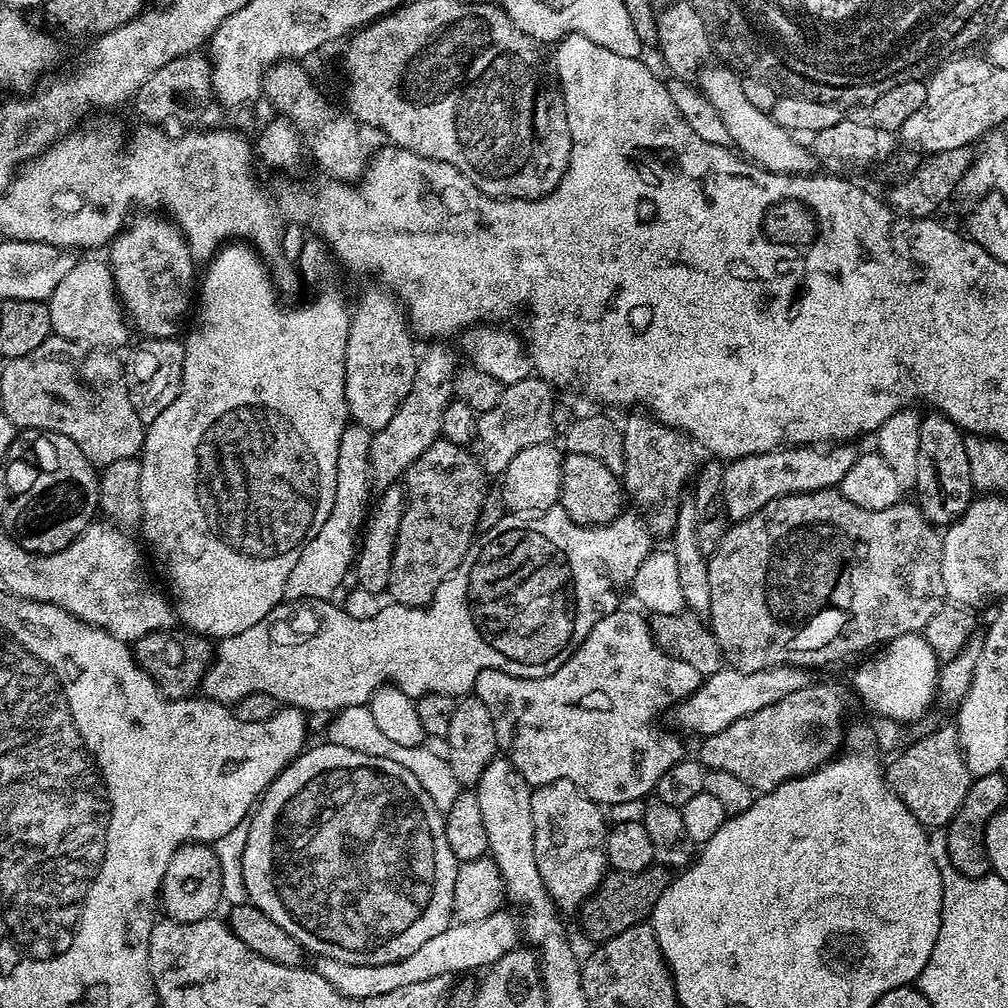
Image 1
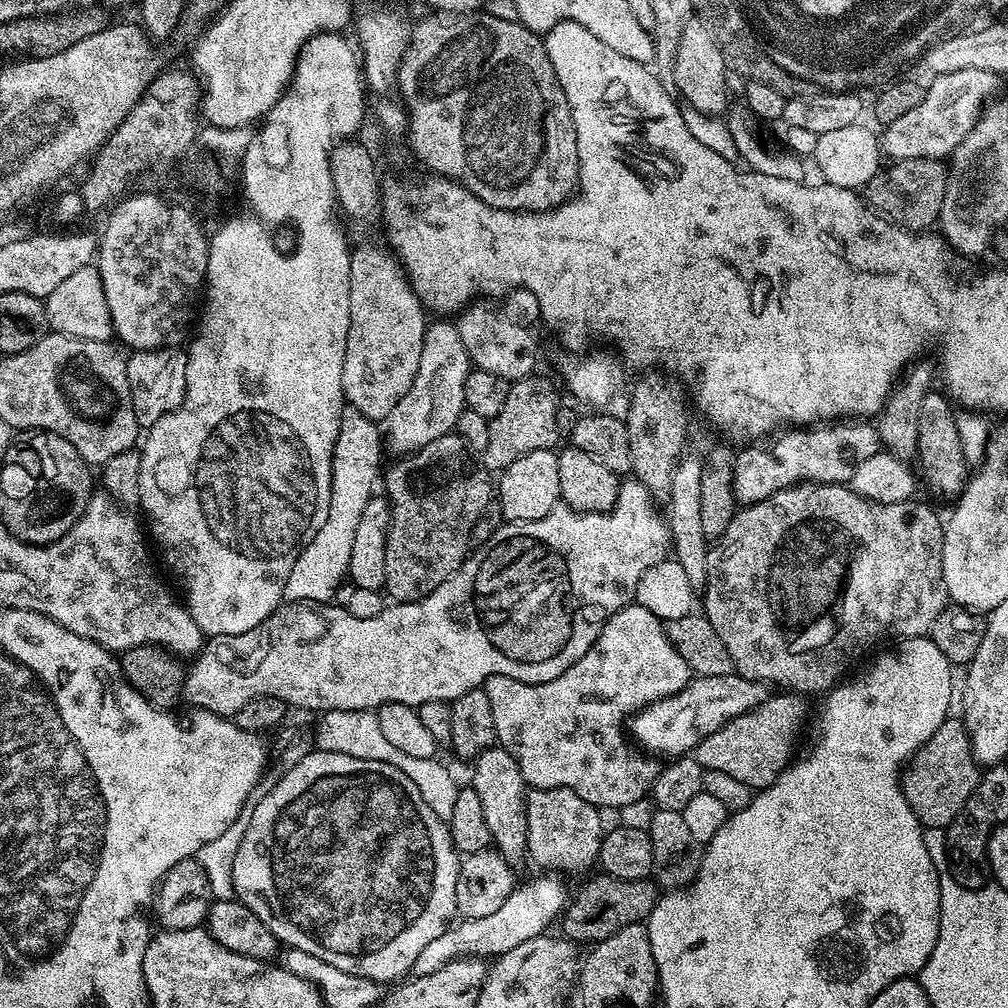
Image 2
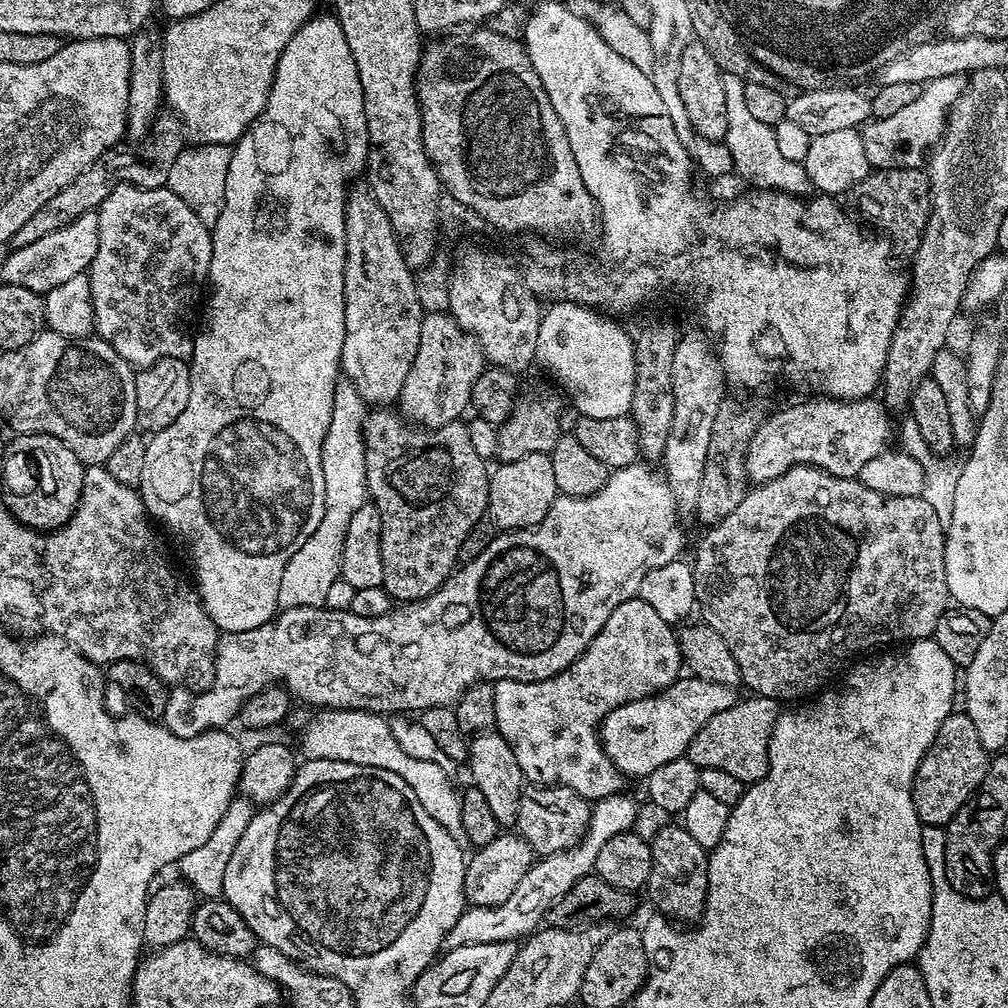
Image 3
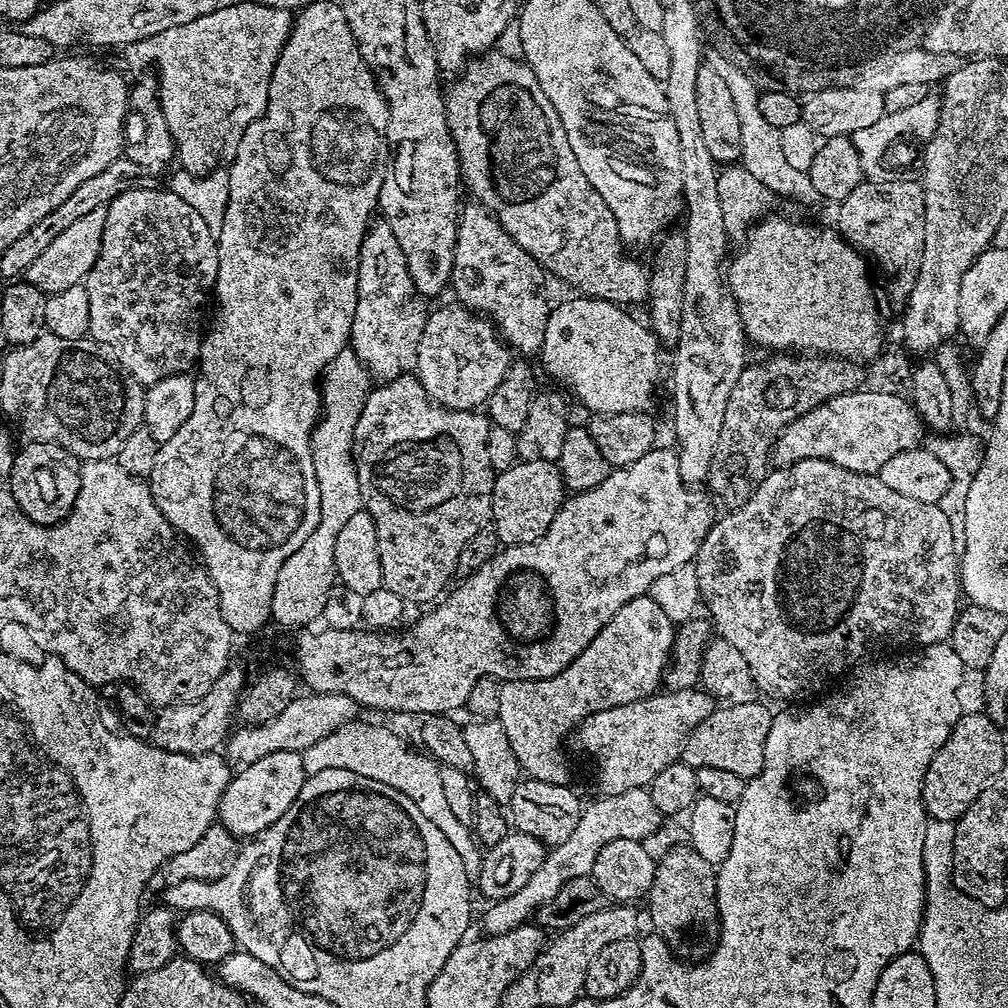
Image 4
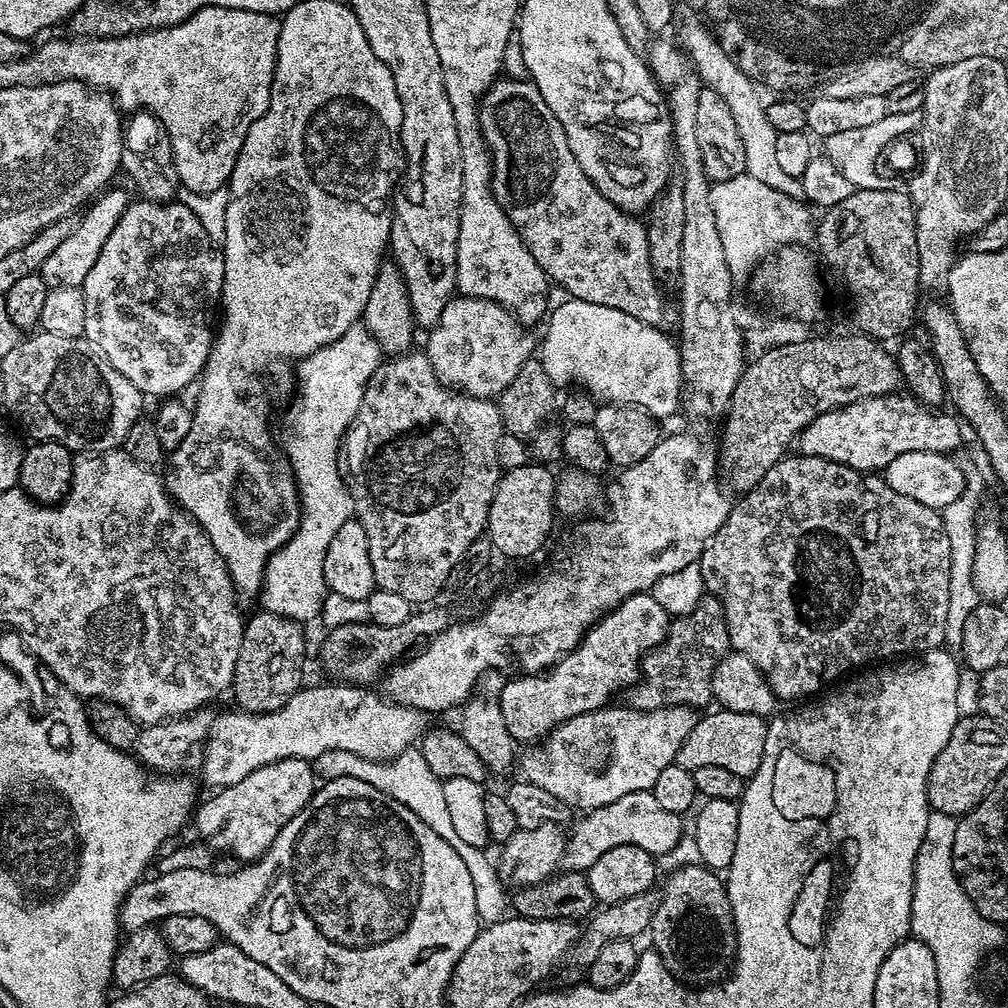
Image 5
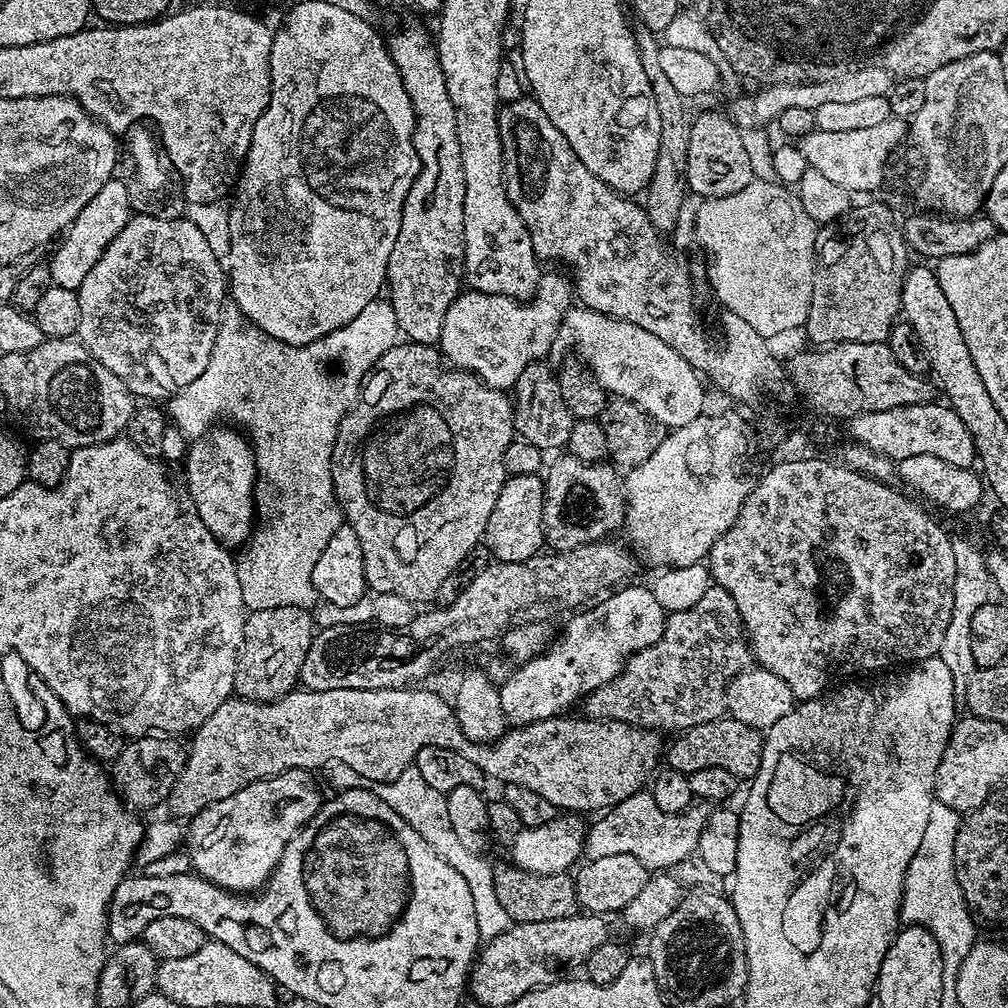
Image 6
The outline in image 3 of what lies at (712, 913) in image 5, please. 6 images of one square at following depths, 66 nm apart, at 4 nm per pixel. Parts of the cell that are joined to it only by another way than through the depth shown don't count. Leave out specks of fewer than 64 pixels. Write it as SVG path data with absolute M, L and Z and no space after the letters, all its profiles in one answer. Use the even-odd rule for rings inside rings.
M669 822L650 841L652 845L652 873L646 885L646 893L657 904L663 915L676 922L692 920L704 914L708 897L709 849L698 846L698 841L679 823Z

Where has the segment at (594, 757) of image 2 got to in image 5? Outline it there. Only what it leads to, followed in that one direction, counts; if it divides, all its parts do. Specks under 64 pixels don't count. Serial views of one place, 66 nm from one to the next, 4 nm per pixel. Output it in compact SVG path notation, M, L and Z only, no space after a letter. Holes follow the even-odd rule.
M640 592L636 596L626 598L619 604L619 606L617 606L617 608L613 608L612 611L606 613L602 619L596 621L596 623L589 628L579 646L576 647L574 651L568 653L568 655L562 657L558 663L553 664L551 668L539 674L520 674L515 678L509 679L505 689L502 690L500 696L498 697L498 703L500 705L500 709L502 710L502 718L506 718L506 727L510 729L510 734L515 740L517 740L517 742L524 742L524 740L532 740L528 742L540 742L547 737L548 733L553 732L553 730L562 722L566 722L578 714L586 714L587 712L593 712L594 710L605 707L605 705L611 701L608 700L611 696L618 695L620 691L621 695L621 693L631 688L632 685L640 679L640 666L644 657L647 656L652 649L657 648L657 646L659 646L659 644L666 638L669 623L670 617L668 612L666 610L662 610L662 606L658 606L658 602L654 602L654 598L651 594Z

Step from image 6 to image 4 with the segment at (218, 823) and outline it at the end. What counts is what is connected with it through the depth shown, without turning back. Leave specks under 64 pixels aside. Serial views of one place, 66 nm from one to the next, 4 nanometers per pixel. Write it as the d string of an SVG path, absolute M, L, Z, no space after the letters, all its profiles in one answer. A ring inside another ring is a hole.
M278 750L258 758L258 762L243 765L228 782L224 799L220 801L218 820L237 838L251 838L266 831L298 798L304 786L306 773L304 757L290 750ZM240 771L240 772L239 772ZM244 836L244 837L243 837Z

